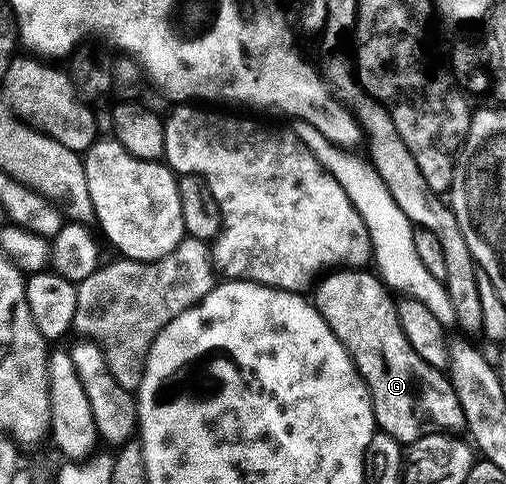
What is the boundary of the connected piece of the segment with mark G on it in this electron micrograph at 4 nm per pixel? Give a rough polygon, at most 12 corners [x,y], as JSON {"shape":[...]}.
{"shape":[[337,269],[317,312],[380,430],[464,428],[448,374],[411,349],[372,270]]}

